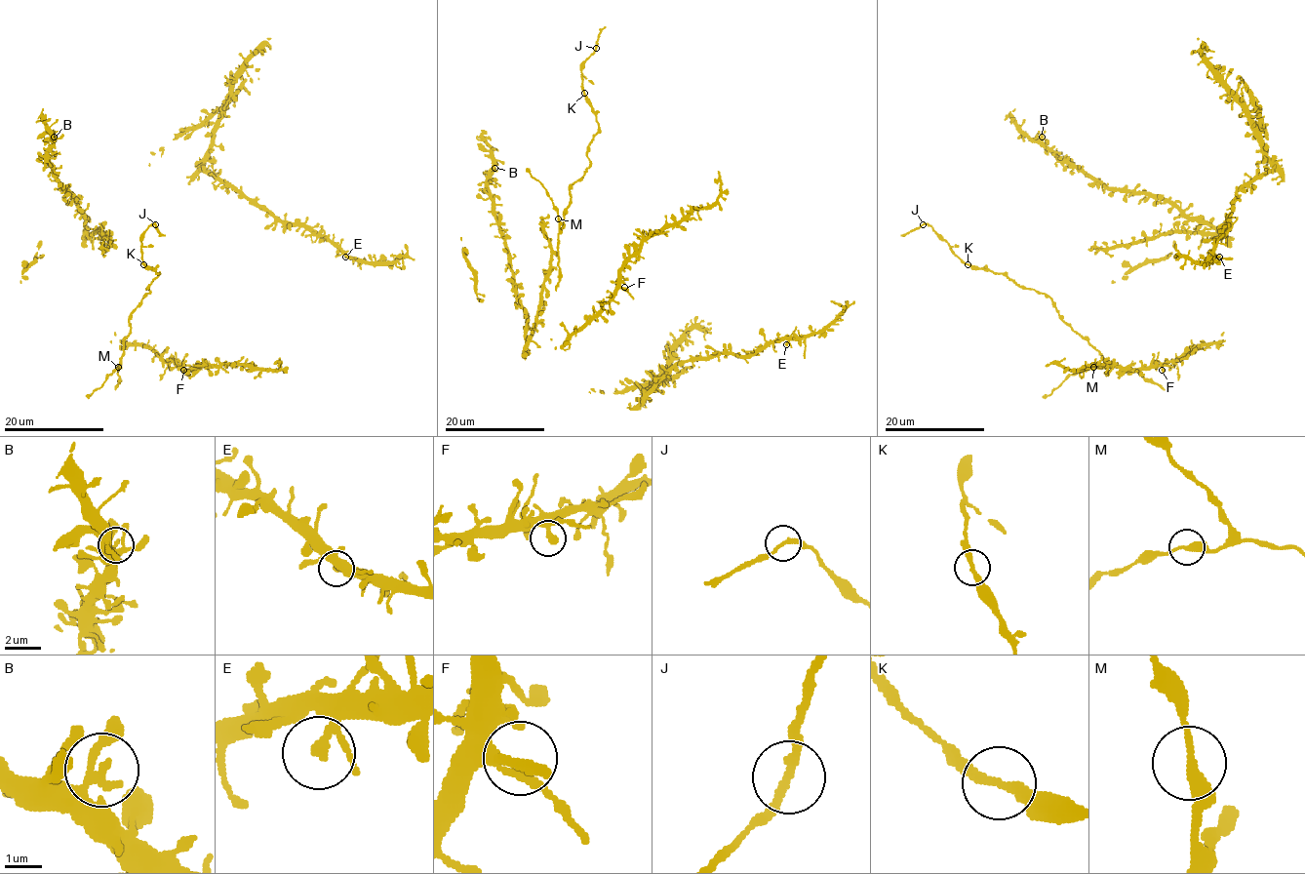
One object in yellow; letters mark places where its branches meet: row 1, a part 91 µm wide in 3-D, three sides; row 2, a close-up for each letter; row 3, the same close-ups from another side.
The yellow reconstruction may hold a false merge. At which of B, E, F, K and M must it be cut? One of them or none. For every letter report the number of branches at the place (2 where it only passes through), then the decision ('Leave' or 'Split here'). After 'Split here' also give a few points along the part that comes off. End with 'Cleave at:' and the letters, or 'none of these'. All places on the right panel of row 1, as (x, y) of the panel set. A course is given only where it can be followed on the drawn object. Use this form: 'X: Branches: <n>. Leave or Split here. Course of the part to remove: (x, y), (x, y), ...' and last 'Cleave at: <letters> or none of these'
B: Branches: 2. Leave
E: Branches: 2. Leave
F: Branches: 2. Leave
K: Branches: 2. Leave
M: Branches: 2. Leave
Cleave at: none of these

